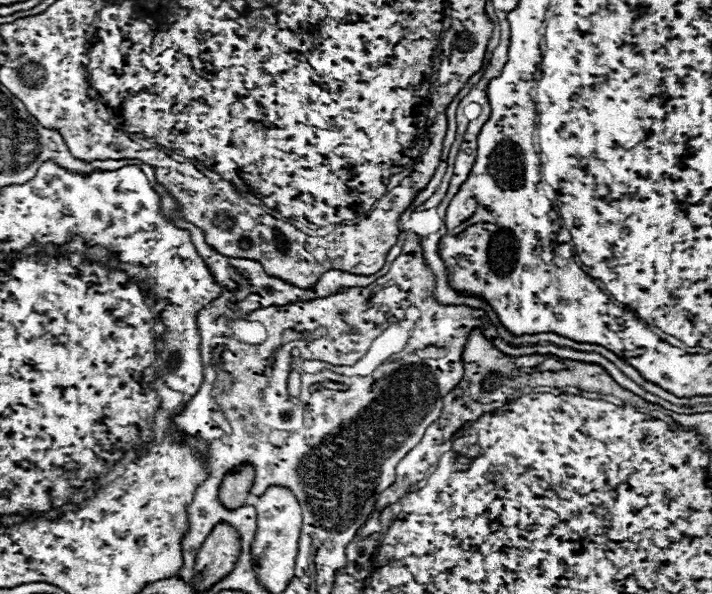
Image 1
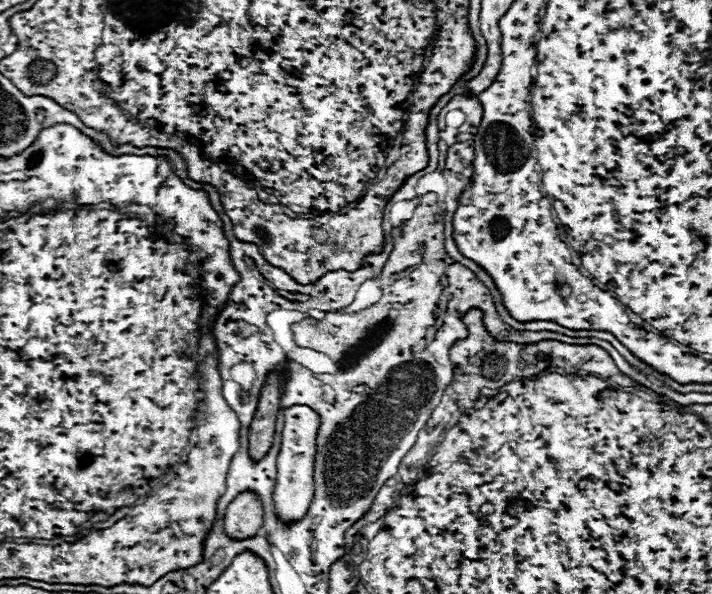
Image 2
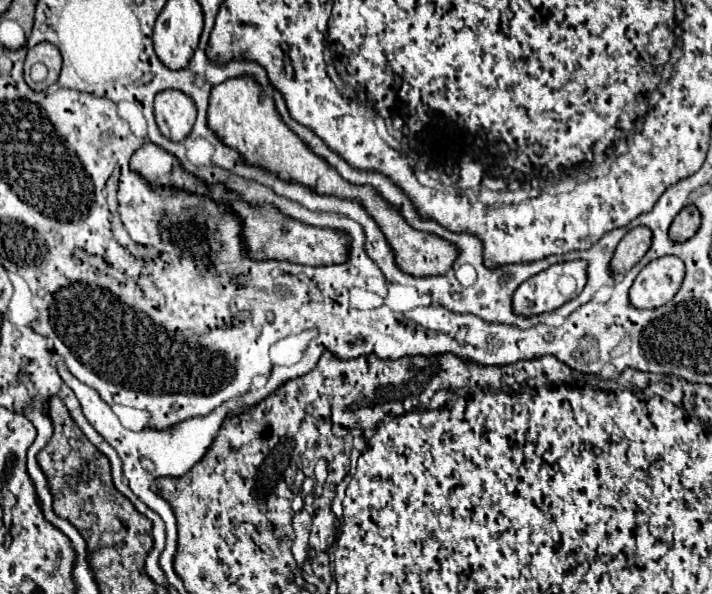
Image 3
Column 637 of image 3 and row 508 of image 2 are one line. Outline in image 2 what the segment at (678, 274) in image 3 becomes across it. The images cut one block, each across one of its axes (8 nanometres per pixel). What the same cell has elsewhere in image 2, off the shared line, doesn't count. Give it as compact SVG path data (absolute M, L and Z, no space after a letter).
M298 404L284 410L284 430L282 430L282 448L278 454L278 476L274 488L274 504L278 516L286 522L300 520L314 496L314 460L316 460L316 438L320 428L320 416L314 408Z

